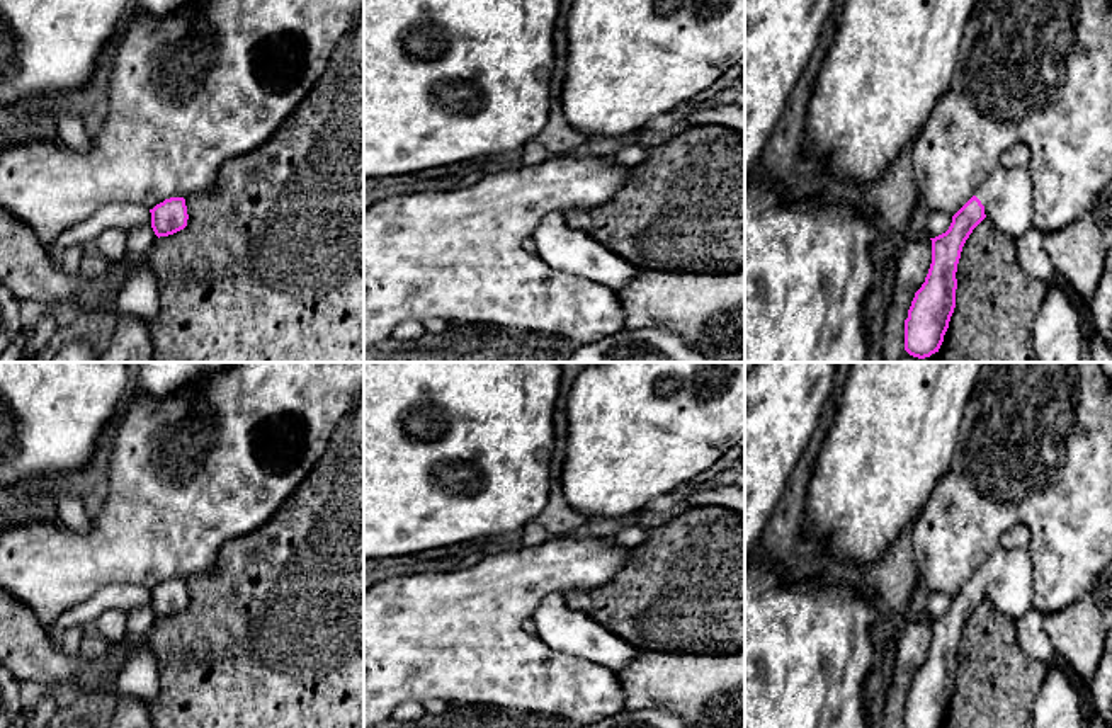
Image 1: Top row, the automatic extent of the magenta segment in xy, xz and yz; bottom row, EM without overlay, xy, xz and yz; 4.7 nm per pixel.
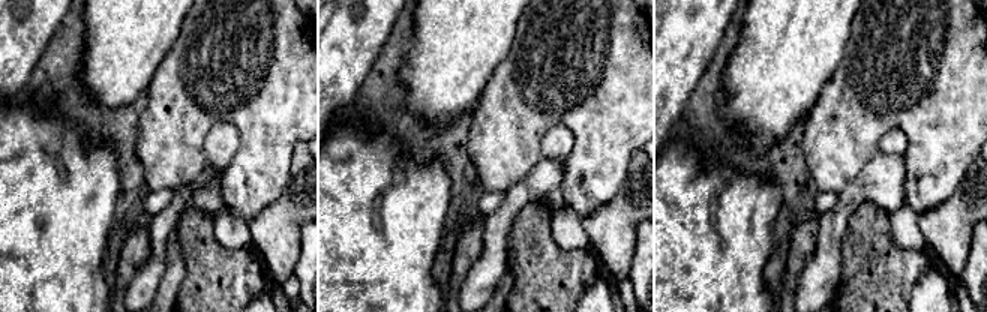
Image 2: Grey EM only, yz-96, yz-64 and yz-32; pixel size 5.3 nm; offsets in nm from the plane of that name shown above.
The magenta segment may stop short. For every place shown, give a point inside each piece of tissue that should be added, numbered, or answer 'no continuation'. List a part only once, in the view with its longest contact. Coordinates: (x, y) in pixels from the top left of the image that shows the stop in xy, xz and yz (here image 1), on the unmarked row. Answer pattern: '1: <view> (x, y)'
1: yz (1007, 577)

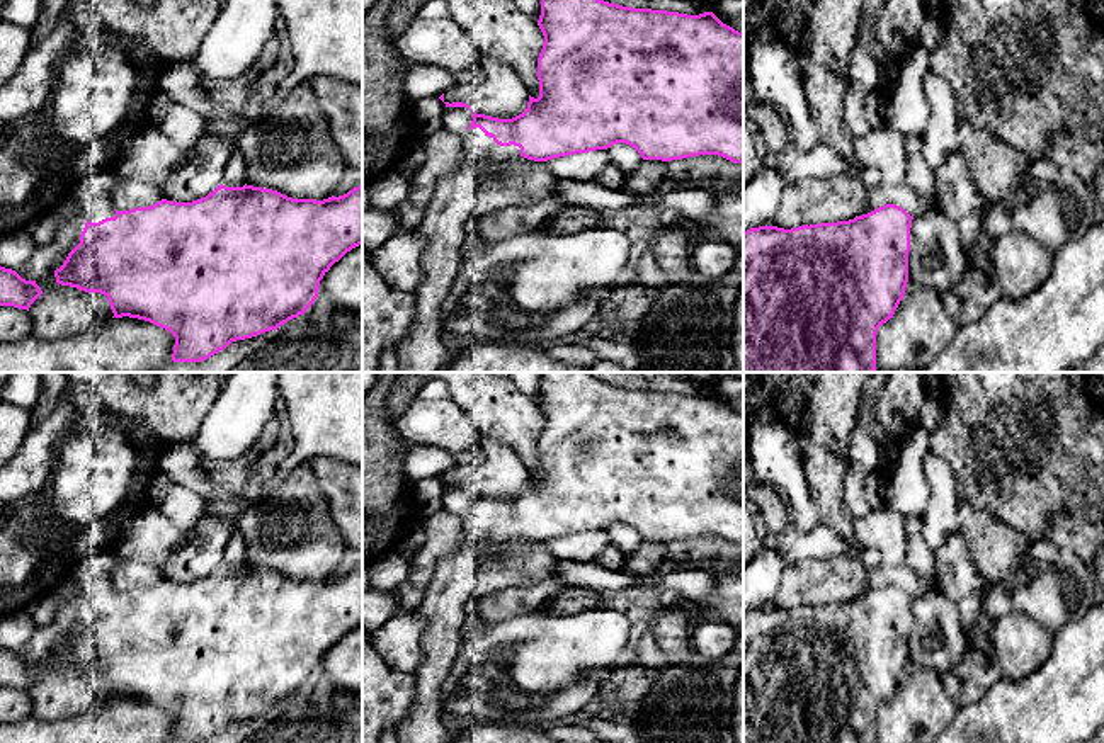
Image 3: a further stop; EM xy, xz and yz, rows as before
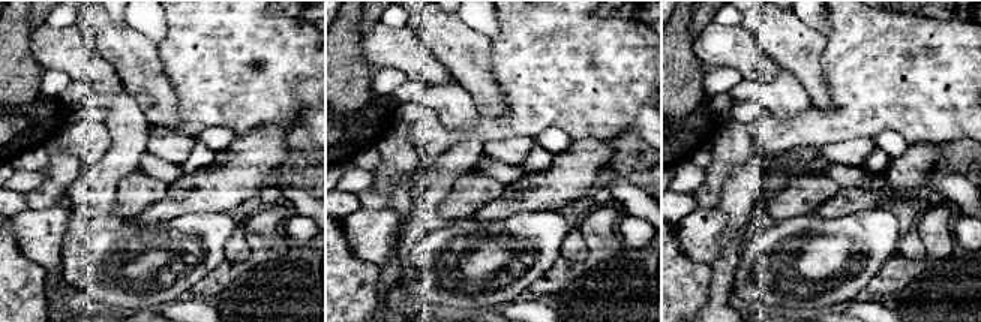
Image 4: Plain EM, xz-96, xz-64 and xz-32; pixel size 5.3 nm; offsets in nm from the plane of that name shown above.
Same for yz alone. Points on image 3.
no continuation

